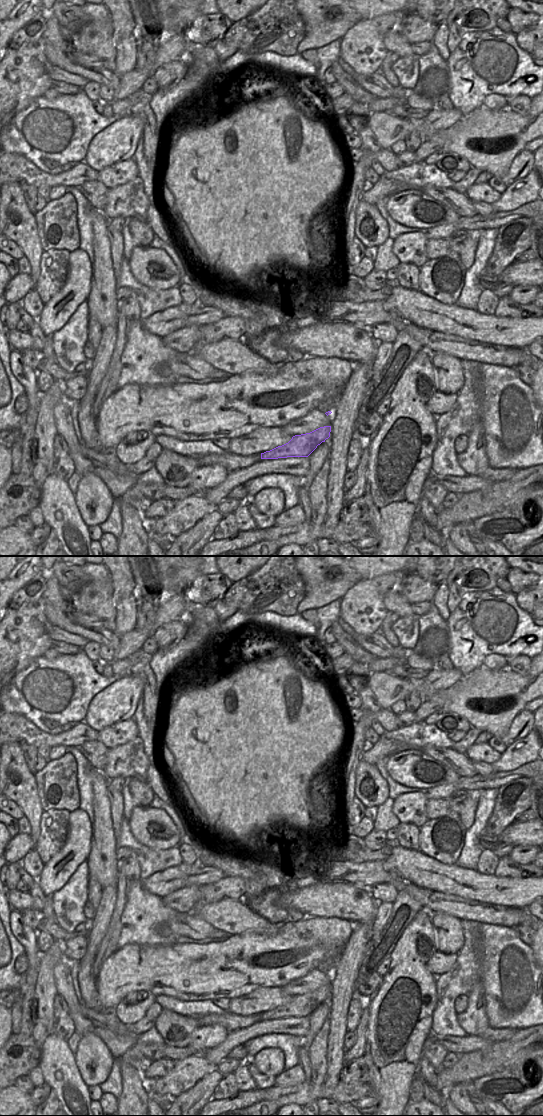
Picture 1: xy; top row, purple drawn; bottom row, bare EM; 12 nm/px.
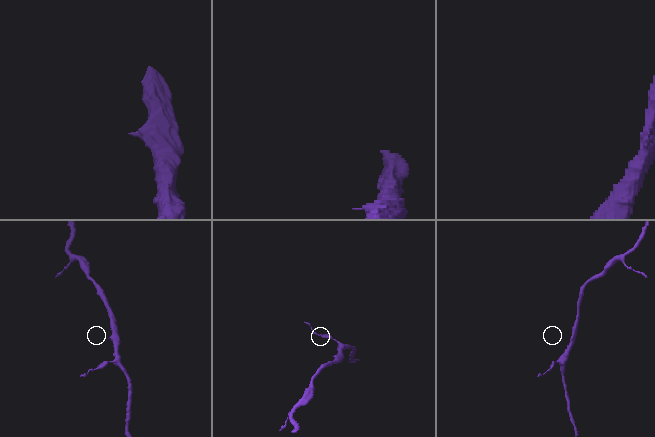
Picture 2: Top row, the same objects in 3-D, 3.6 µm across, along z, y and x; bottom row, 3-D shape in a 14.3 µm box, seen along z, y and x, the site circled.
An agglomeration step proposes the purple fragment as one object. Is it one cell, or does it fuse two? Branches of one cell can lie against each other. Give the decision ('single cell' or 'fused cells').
single cell

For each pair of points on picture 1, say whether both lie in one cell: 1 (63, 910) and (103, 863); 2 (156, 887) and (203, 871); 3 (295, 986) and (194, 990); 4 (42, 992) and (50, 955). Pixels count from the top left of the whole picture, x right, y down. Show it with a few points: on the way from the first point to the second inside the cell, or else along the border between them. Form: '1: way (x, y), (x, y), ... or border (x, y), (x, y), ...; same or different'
1: border (86, 860), (89, 875); different
2: way (168, 885), (183, 885), (191, 880); same
3: border (304, 975), (289, 981), (282, 988); different
4: way (45, 983), (47, 964); same

